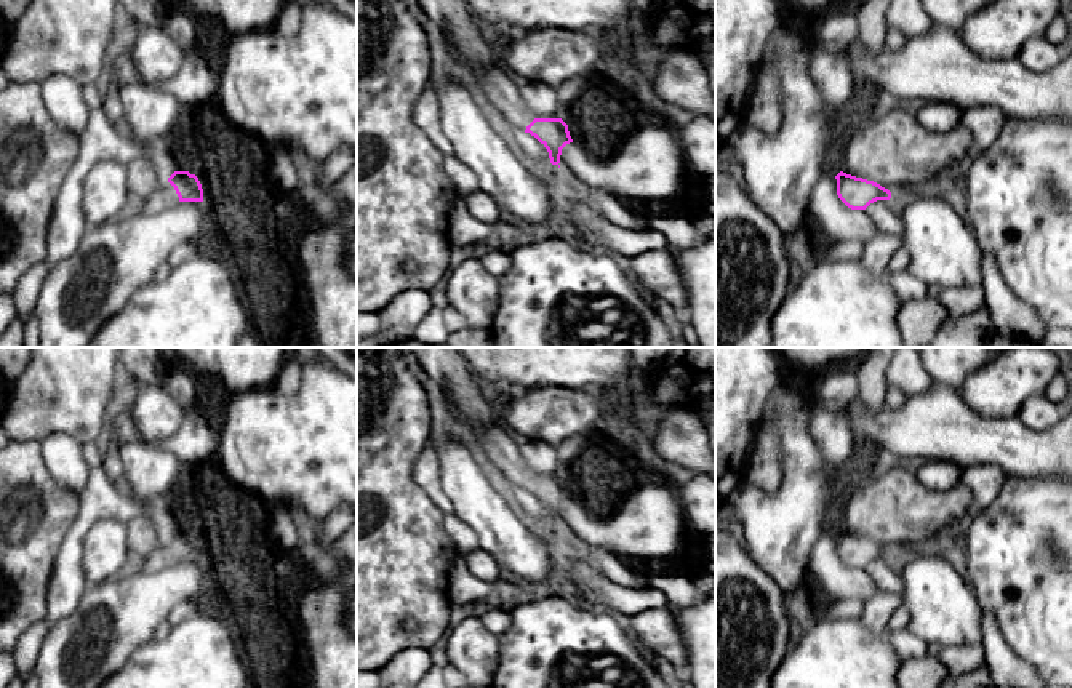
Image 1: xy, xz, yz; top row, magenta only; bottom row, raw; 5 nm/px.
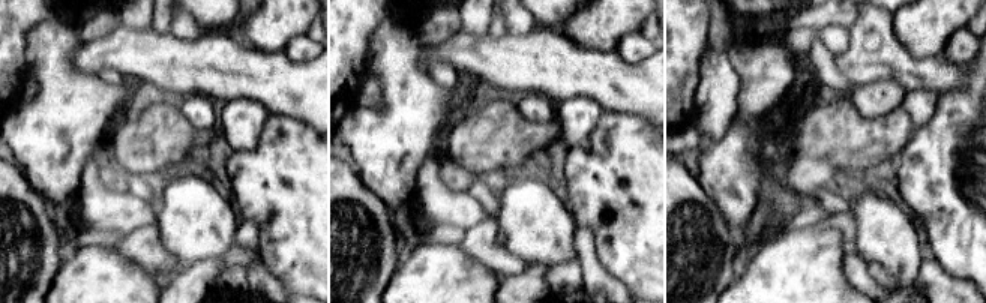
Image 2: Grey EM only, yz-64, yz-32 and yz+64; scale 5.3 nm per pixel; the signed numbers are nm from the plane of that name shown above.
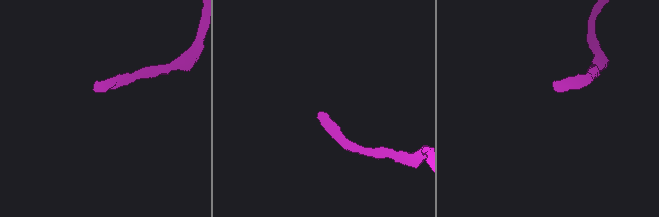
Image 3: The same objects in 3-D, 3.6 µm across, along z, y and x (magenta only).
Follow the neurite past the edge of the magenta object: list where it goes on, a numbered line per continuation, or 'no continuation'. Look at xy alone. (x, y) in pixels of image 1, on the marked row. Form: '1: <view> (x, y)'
1: xy (165, 196)

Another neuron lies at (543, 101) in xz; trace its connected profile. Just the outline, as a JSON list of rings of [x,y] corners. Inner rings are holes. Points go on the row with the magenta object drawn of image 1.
[[[520,82],[520,96],[536,118],[562,118],[563,110],[555,88],[544,83]]]

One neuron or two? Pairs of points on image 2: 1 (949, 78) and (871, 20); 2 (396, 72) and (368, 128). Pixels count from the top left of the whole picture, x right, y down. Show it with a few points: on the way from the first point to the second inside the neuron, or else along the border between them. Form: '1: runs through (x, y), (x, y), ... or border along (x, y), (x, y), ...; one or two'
1: runs through (926, 72), (913, 72), (883, 42); one
2: runs through (396, 87), (396, 105), (383, 119); one

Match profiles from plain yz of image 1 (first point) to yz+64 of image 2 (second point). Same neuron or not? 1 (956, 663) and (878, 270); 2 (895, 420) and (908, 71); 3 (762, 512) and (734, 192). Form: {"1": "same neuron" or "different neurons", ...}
{"1": "same neuron", "2": "same neuron", "3": "same neuron"}

